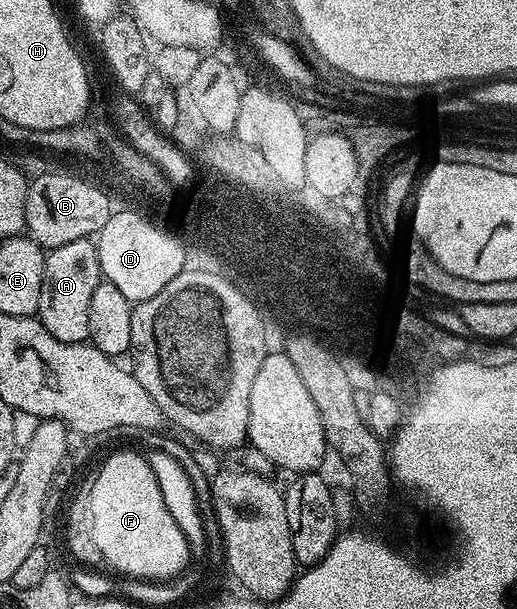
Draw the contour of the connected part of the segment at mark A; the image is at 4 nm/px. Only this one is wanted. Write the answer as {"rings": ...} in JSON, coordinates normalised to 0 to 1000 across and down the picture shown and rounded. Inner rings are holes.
{"rings":[[[174,392],[132,396],[132,402],[116,402],[91,417],[70,521],[108,560],[162,563],[172,558],[170,501],[178,501],[178,481],[186,481],[195,463],[190,407]]]}

